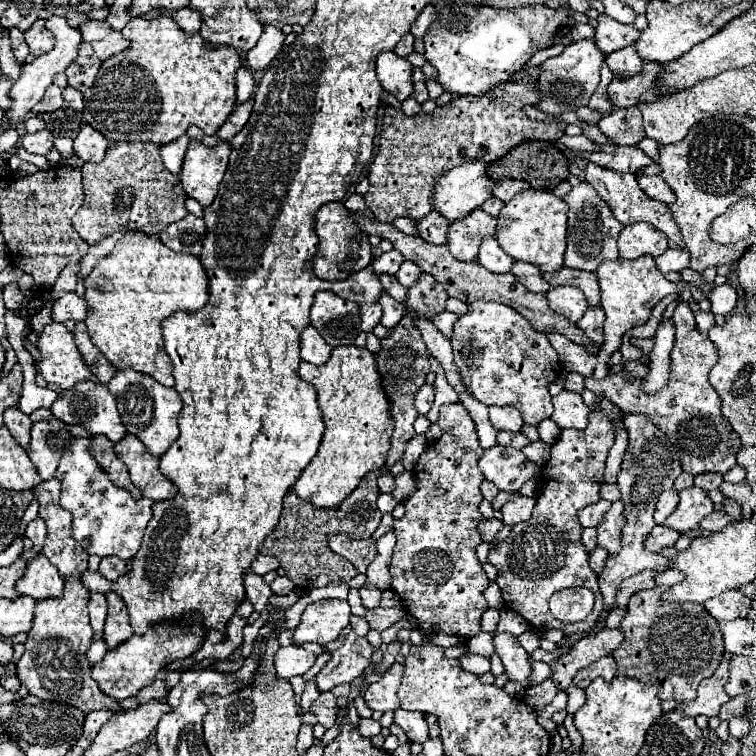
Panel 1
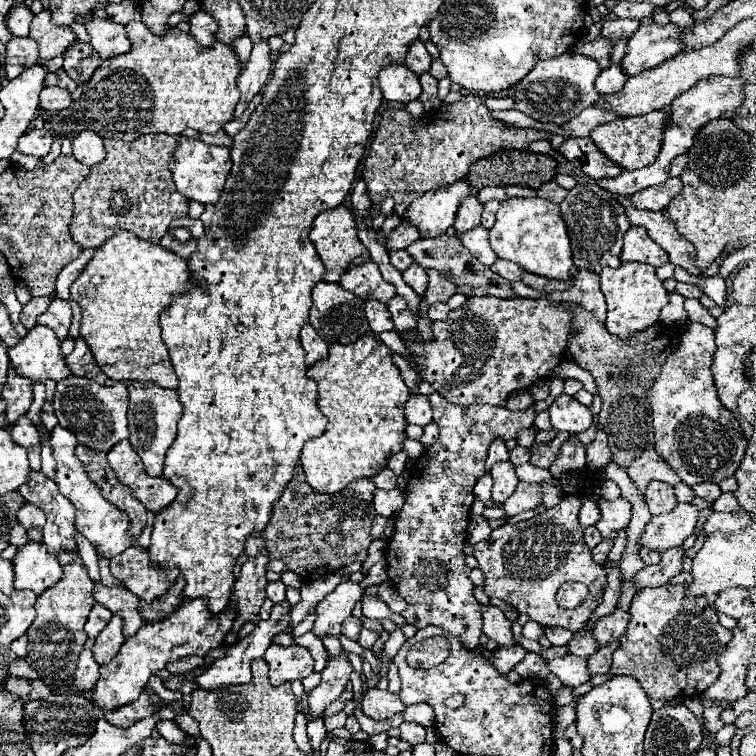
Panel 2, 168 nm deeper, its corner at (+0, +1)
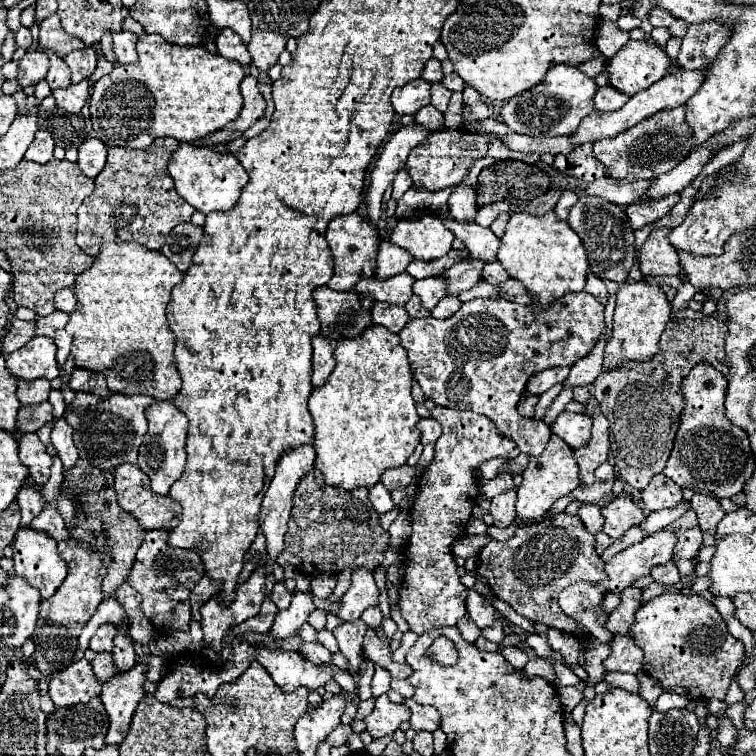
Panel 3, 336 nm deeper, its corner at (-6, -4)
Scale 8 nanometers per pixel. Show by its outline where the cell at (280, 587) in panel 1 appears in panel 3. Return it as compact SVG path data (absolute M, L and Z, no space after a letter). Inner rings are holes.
M275 583L273 591L271 591L271 595L269 595L269 599L271 599L279 609L287 609L289 603L291 603L291 597L293 597L293 595L283 587L283 583Z

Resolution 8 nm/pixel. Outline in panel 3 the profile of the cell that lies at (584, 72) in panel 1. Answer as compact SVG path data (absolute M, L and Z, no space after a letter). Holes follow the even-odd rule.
M559 63L547 71L543 83L537 83L535 87L509 99L501 107L499 115L517 133L547 135L547 137L569 135L579 127L581 119L593 111L595 93L597 93L597 83L593 77L587 77L577 67Z

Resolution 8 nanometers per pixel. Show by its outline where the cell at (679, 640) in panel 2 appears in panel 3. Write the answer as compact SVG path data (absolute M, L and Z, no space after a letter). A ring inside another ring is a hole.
M667 593L653 597L651 601L643 603L635 615L635 623L631 627L631 639L637 647L643 649L643 671L657 679L667 693L679 693L691 701L697 699L723 699L731 687L731 681L737 673L737 669L743 663L745 645L735 639L715 605L711 605L701 595L683 595L683 593Z

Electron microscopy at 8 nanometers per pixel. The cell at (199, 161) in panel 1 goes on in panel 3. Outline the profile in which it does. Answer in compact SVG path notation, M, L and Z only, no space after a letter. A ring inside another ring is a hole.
M179 145L179 149L169 159L169 175L175 181L177 193L205 215L211 211L229 211L237 203L241 189L247 183L247 173L233 153L221 153L211 147L195 145Z

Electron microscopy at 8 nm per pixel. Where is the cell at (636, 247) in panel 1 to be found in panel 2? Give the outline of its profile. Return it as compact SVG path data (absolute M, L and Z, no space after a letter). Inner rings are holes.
M631 226L625 232L625 244L623 244L621 260L623 262L643 262L643 264L651 264L655 268L669 262L665 250L661 250L661 246L657 246L647 236L647 230L641 226Z

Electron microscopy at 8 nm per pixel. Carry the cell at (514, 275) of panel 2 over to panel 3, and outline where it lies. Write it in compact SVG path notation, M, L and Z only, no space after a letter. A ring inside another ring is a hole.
M487 263L483 267L483 279L487 283L505 283L509 277L507 277L507 271L503 269L501 263Z

